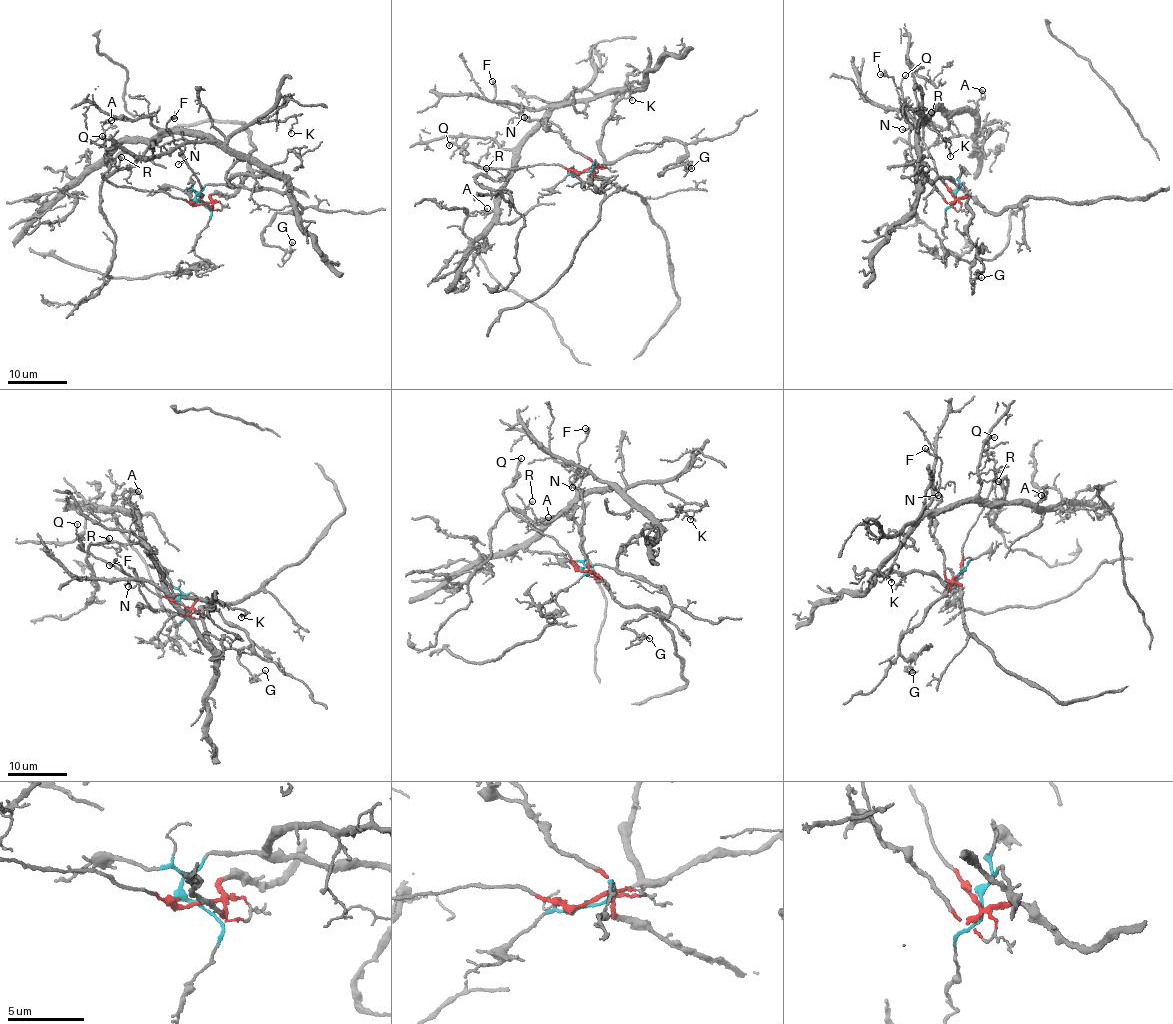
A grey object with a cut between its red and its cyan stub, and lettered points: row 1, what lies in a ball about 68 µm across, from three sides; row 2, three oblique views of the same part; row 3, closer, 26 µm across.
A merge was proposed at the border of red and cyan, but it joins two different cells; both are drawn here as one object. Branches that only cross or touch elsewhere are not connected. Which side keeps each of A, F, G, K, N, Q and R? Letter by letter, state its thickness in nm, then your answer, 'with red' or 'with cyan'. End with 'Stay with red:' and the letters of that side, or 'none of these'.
A: 180 nm thick; with cyan
F: 120 nm thick; with red
G: 110 nm thick; with cyan
K: 120 nm thick; with cyan
N: 110 nm thick; with red
Q: 130 nm thick; with red
R: 160 nm thick; with cyan
Stay with red: F, N, Q

